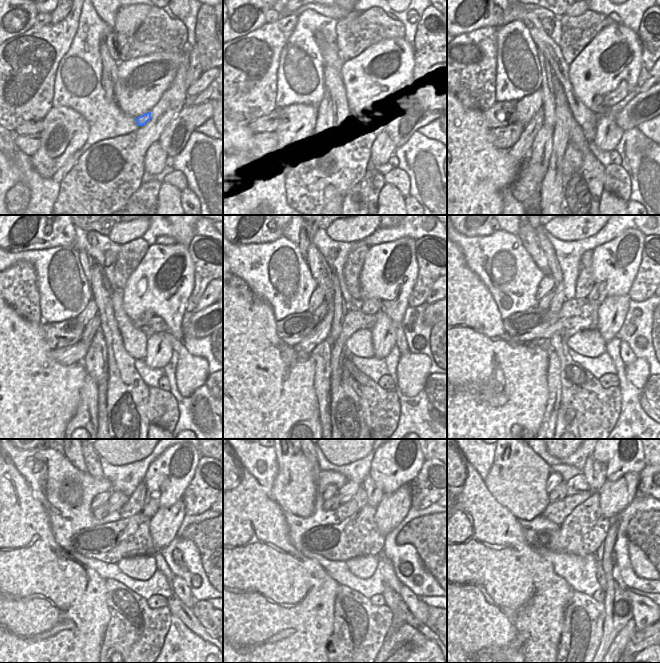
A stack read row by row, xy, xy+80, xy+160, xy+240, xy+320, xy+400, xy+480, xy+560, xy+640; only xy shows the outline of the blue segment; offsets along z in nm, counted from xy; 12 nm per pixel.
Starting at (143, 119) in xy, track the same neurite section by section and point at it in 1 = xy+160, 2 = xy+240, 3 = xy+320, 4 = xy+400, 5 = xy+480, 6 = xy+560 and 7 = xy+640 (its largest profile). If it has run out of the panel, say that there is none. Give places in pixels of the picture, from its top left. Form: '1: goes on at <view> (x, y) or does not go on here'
1: goes on at xy+160 (598, 100)
2: goes on at xy+240 (147, 315)
3: goes on at xy+320 (371, 306)
4: goes on at xy+400 (597, 294)
5: goes on at xy+480 (151, 504)
6: goes on at xy+560 (375, 493)
7: goes on at xy+640 (594, 471)

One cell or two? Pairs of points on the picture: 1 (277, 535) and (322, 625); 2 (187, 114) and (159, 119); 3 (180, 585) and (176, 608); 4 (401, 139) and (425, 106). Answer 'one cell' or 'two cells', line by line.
1: one cell
2: two cells
3: two cells
4: one cell

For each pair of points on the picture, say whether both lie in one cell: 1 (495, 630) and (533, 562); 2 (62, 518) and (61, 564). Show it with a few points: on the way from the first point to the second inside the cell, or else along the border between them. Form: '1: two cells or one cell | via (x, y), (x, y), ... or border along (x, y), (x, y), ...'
1: one cell | via (505, 613), (505, 590), (516, 579)
2: two cells | border along (50, 525), (54, 539), (69, 552)

